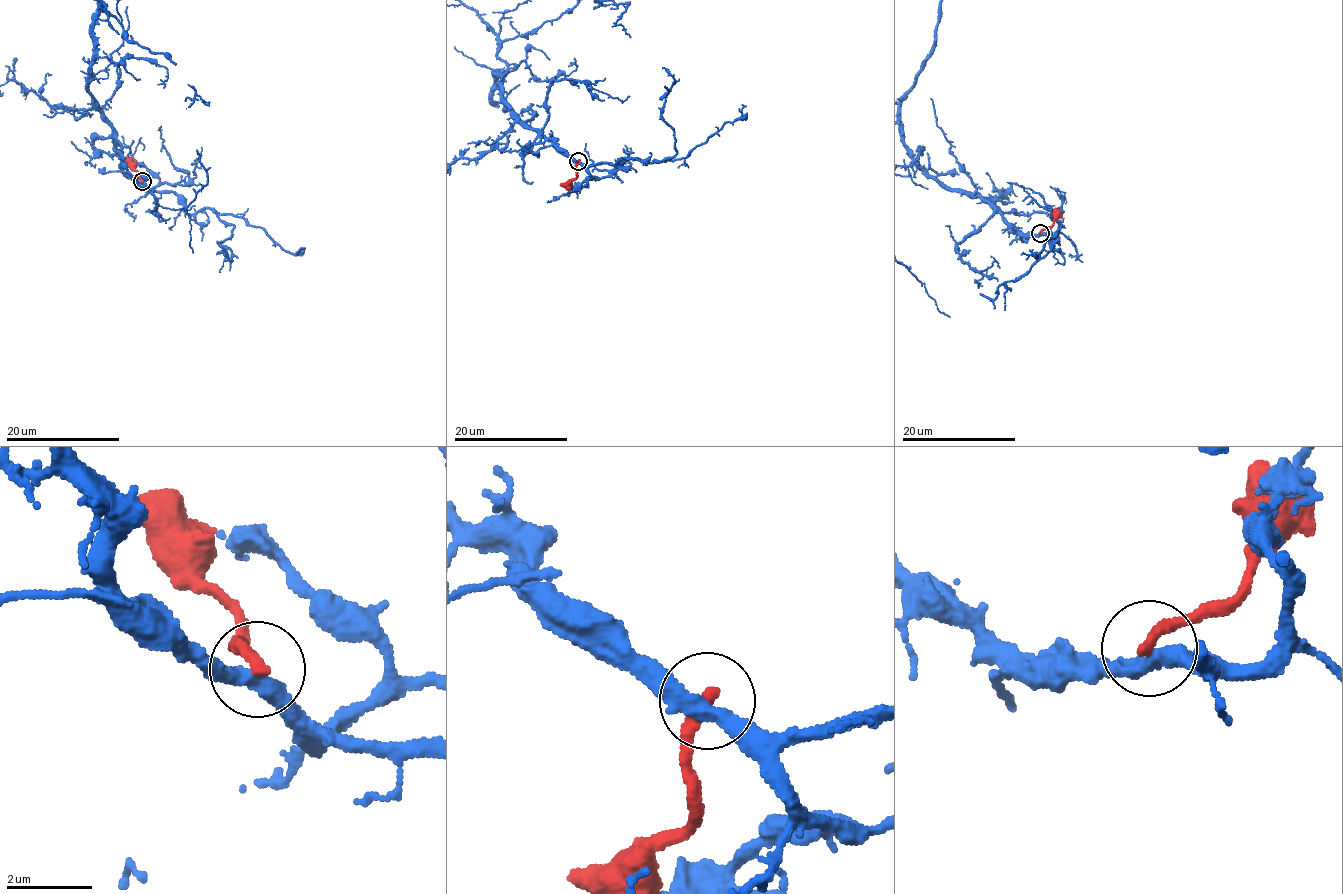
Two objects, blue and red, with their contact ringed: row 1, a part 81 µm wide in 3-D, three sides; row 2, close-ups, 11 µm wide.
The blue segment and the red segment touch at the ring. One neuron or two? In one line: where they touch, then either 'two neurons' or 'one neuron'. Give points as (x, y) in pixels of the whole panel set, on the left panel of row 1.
at (142, 181); two neurons

